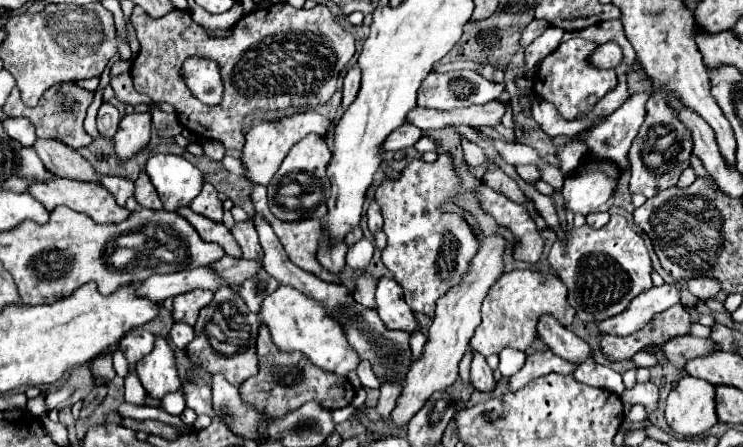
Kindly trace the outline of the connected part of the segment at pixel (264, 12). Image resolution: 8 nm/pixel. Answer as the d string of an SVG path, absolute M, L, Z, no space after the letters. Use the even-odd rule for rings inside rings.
M275 4L269 8L261 8L255 12L245 14L237 26L231 28L231 34L225 38L211 36L207 34L205 28L195 24L191 20L189 10L171 10L163 18L149 18L143 10L135 8L131 14L131 24L137 30L137 40L141 44L141 50L137 54L137 66L133 62L131 66L131 78L133 86L139 94L147 94L155 103L167 103L177 110L179 122L193 130L199 138L205 140L217 140L225 148L233 150L243 150L245 146L245 132L243 132L243 118L253 114L253 112L269 112L269 110L285 110L293 102L293 94L313 94L313 106L329 102L329 98L335 92L337 76L343 70L343 66L351 60L355 54L355 40L349 32L345 32L329 12L325 4L317 4L315 8L309 10L297 10L289 4ZM191 58L209 58L219 64L221 70L221 80L223 80L223 100L217 106L207 106L201 100L197 100L191 90L187 88L183 74L181 74L181 64Z

